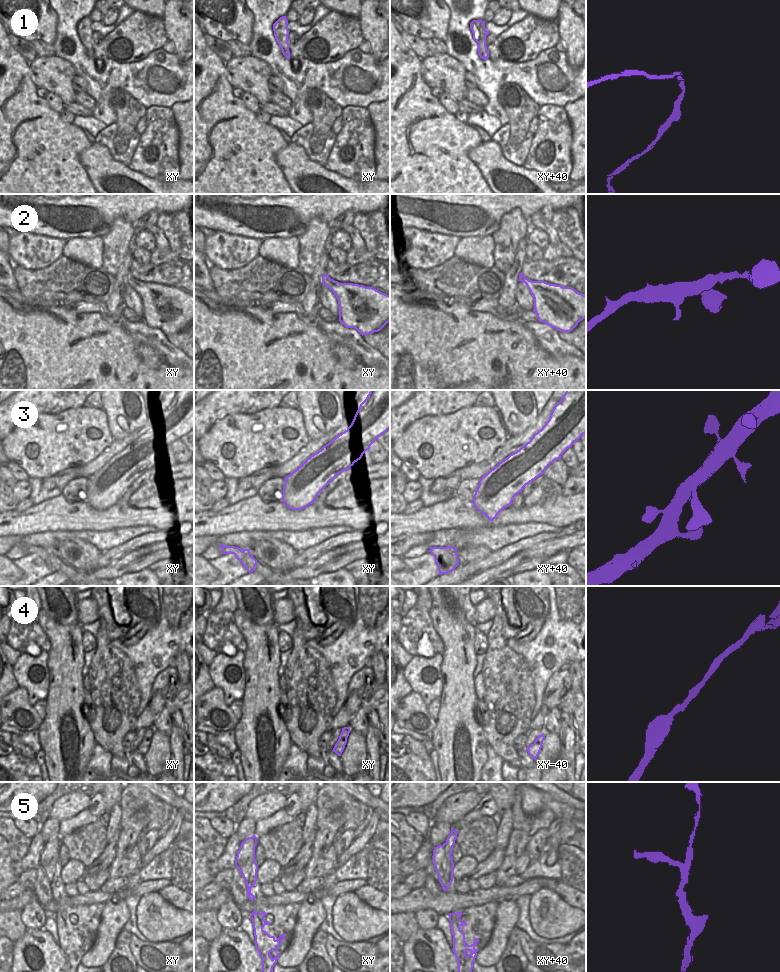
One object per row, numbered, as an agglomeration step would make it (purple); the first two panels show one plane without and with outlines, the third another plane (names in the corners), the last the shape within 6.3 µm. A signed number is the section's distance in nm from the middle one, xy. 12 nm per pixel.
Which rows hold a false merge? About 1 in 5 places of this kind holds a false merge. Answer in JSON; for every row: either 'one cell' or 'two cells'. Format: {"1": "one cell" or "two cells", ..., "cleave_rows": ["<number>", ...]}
{"1": "one cell", "2": "one cell", "3": "one cell", "4": "one cell", "5": "two cells", "cleave_rows": ["5"]}

